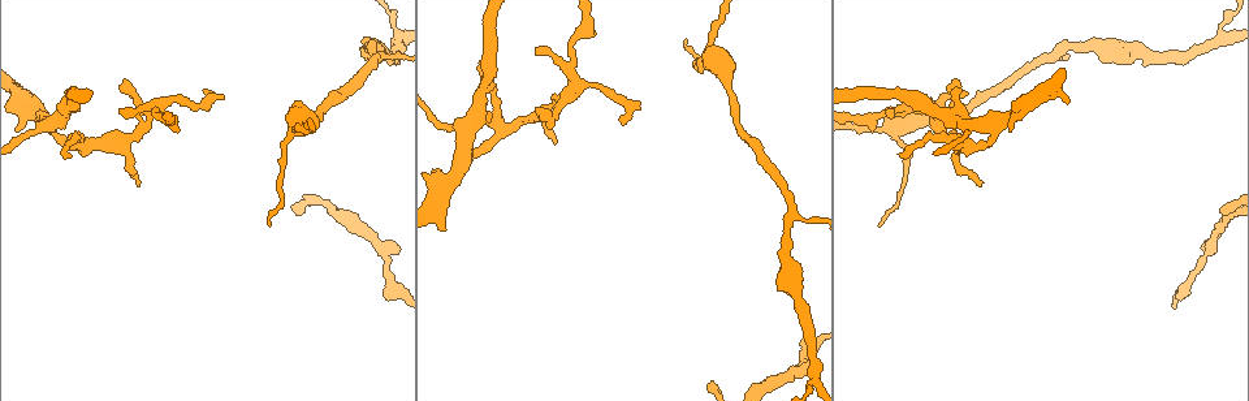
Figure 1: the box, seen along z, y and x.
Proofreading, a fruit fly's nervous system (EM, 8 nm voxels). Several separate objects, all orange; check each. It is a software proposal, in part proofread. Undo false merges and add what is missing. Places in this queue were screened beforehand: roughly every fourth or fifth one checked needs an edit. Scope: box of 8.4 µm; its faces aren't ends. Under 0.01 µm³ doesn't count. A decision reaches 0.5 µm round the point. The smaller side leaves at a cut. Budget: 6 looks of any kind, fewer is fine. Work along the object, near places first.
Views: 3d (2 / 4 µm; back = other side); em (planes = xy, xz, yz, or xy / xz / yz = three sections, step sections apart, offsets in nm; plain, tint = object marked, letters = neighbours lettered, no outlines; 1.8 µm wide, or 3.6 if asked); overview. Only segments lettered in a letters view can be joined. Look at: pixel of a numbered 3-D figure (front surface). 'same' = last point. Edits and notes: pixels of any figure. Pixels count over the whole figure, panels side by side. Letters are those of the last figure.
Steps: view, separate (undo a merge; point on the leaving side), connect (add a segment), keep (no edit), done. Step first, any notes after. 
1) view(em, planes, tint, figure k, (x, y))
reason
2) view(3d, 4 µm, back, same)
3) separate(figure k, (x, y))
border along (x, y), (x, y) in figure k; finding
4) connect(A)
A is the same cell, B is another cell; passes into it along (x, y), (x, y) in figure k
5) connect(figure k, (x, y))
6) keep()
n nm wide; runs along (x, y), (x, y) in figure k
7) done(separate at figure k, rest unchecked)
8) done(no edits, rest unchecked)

view(3d, 4 µm, figure 1, (711, 55))
two arms in line, one across

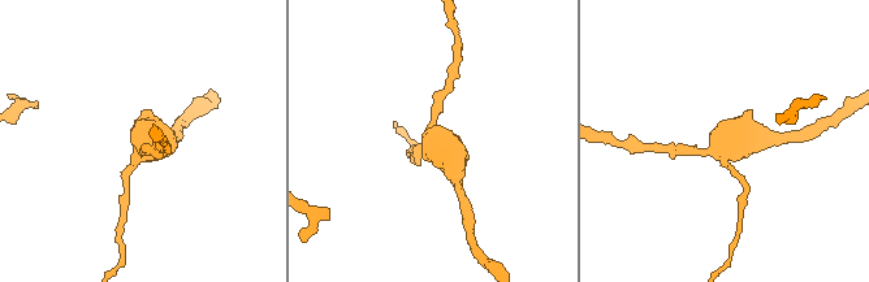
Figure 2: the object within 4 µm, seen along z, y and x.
view(em, yz, step 16, tint, figure 2, (435, 142))
shape alone is not enough

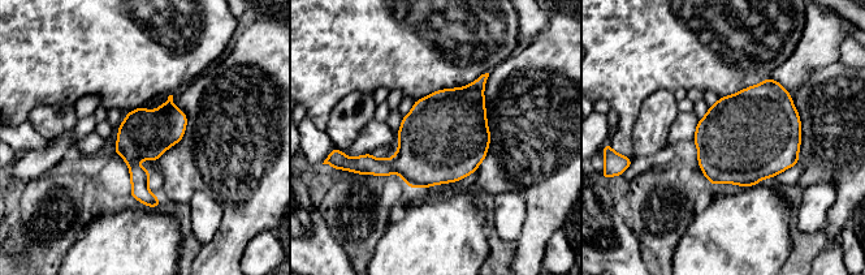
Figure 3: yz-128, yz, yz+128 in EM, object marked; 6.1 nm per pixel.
view(em, yz, step 16, letters, same)
what lies round it

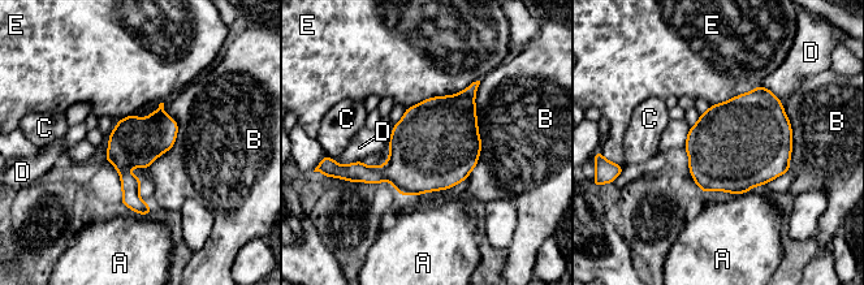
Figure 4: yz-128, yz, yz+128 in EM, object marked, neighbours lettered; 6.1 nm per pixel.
keep()
A, B, C, D and E are other cells; border along (164, 103), (142, 181) in figure 4; one neuron here

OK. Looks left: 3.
view(3d, 2 µm, figure 1, (156, 104))
a narrow waist

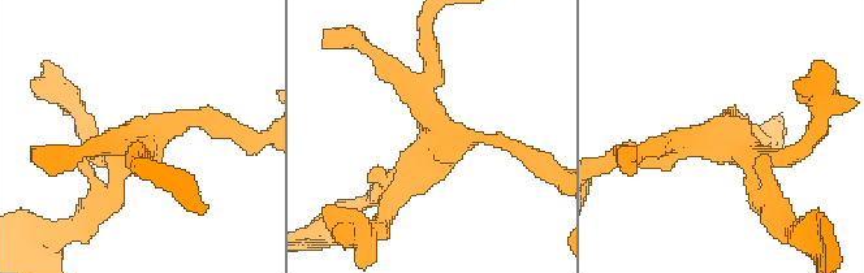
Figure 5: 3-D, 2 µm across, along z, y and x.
view(em, planes, letters, figure 5, (729, 140))

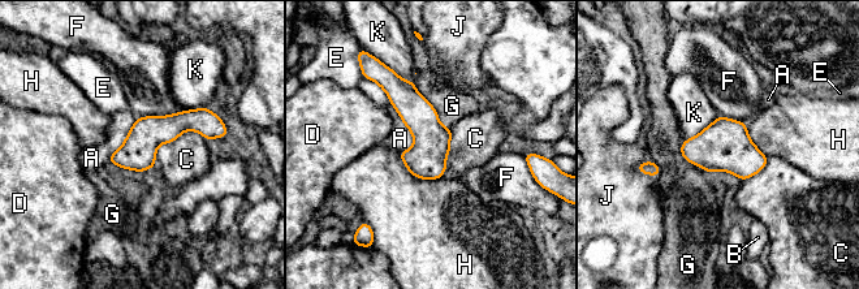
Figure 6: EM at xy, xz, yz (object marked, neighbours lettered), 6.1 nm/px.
keep()
220 nm wide; A, B, C, D, E, F, G, H, J and K are other cells; border along (370, 80), (411, 134), (409, 150) in figure 6; one neuron here

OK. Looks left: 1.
done(no edits, rest unchecked)

